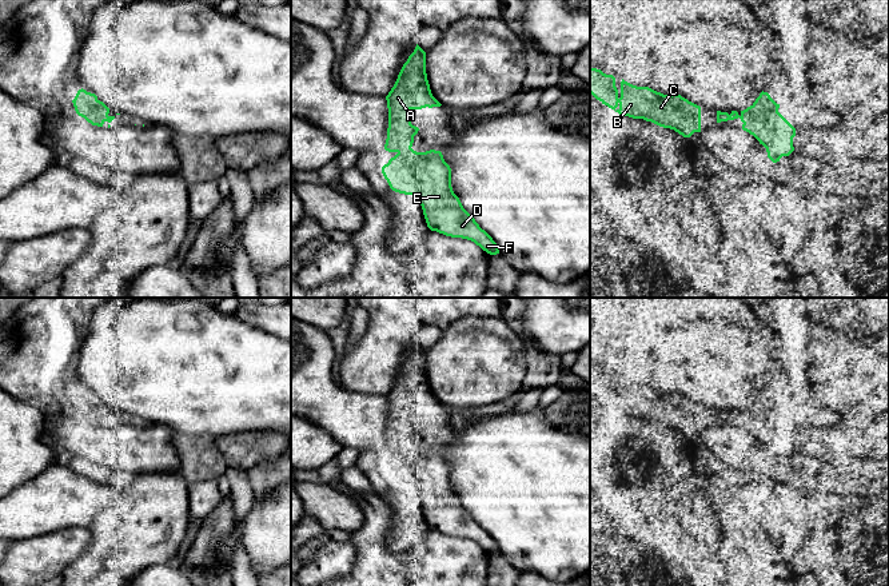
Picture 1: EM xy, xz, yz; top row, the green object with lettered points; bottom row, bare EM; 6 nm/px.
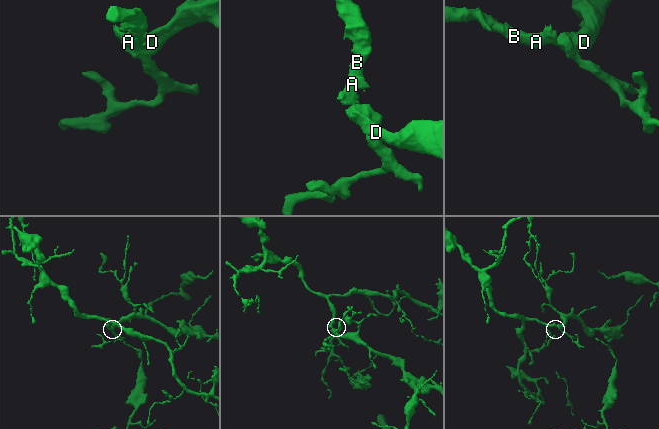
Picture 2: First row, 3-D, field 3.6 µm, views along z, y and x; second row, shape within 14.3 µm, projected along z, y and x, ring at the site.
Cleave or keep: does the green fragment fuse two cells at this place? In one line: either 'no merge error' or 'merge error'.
no merge error

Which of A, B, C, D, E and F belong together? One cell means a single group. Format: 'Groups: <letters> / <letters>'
Groups: A B C D E F

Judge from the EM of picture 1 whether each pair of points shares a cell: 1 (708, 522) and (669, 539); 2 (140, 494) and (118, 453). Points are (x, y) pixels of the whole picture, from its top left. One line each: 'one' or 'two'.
1: two
2: two

